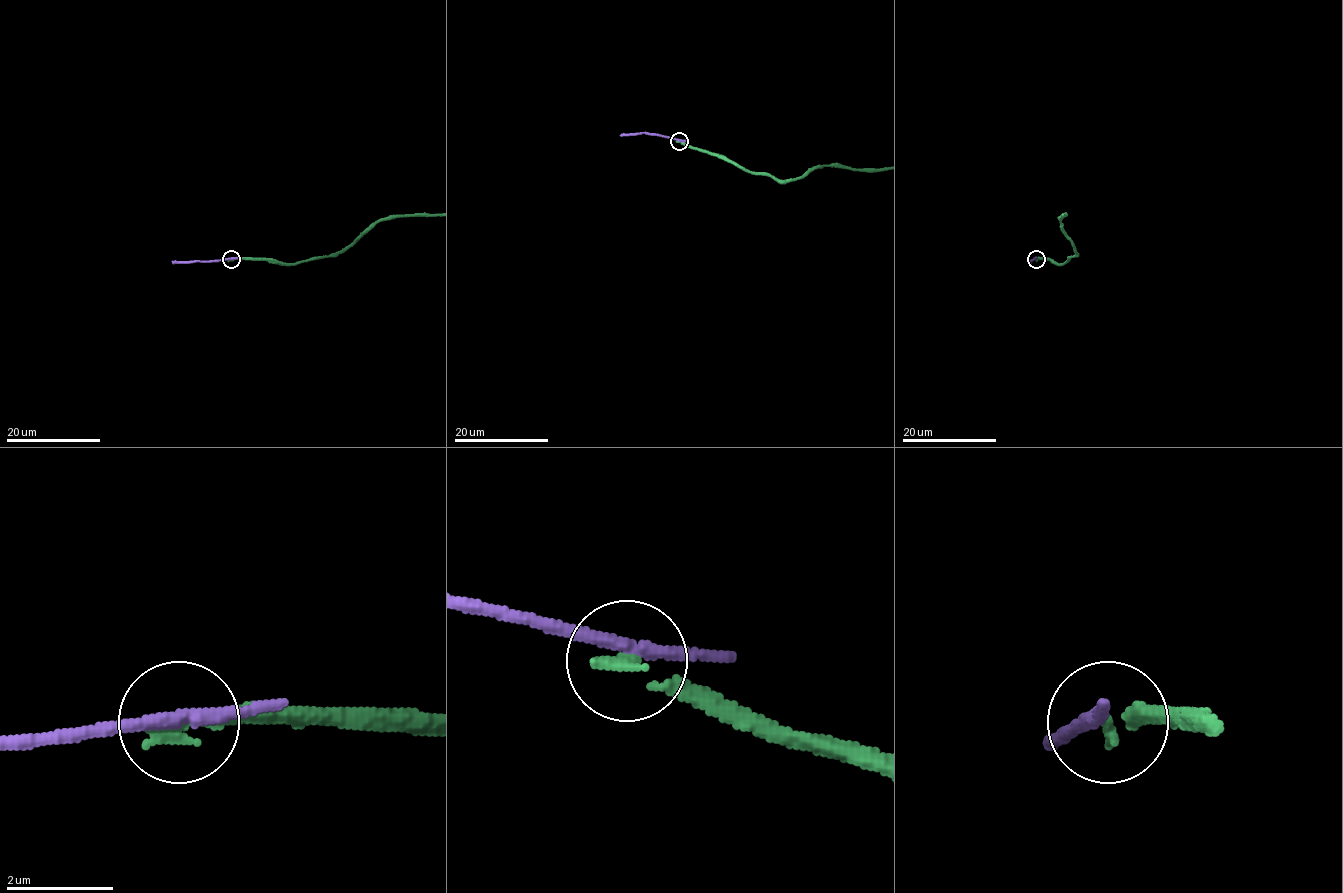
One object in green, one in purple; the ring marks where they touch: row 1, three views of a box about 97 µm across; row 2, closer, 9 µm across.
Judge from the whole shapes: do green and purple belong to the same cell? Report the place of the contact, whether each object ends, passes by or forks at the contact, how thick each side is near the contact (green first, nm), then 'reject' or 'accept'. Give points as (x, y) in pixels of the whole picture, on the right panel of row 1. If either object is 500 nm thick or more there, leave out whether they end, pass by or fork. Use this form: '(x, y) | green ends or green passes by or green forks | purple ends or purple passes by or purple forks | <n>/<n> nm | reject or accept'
(1036, 259) | green ends | purple passes by | 200/260 nm | reject

